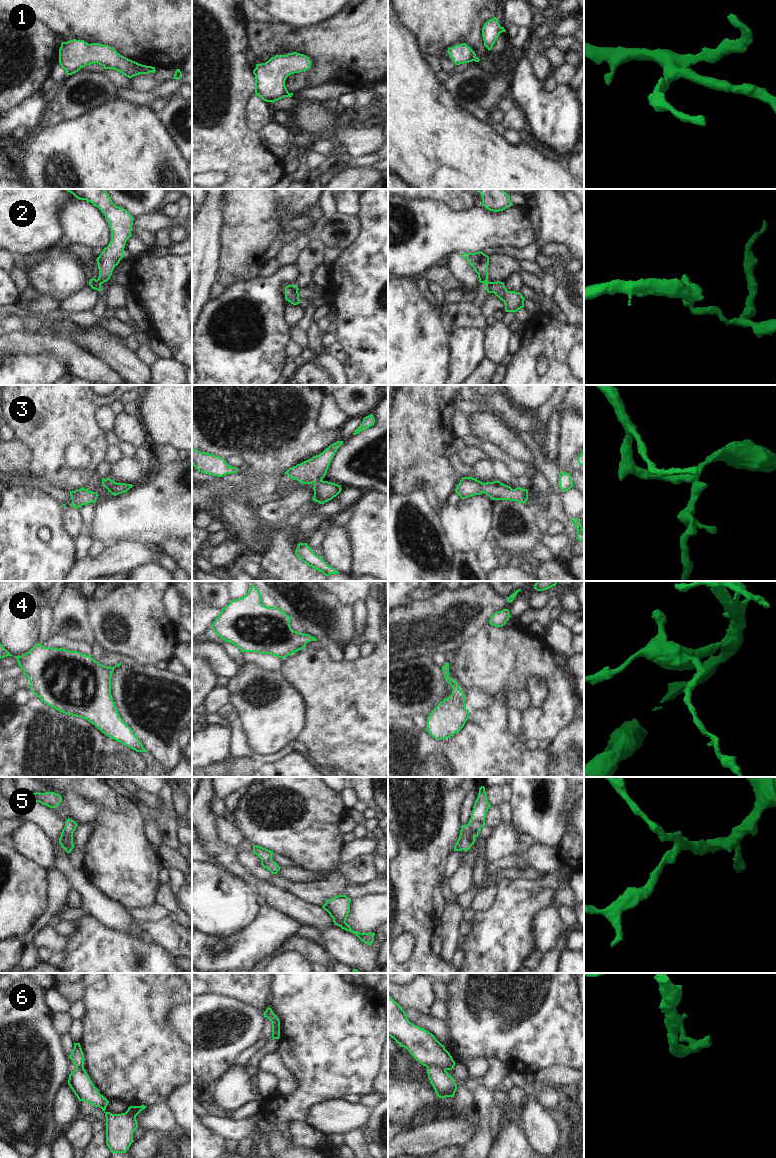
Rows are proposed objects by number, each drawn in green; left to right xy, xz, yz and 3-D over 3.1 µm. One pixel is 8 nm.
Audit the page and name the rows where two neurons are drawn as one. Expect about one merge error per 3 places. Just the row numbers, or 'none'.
2, 6

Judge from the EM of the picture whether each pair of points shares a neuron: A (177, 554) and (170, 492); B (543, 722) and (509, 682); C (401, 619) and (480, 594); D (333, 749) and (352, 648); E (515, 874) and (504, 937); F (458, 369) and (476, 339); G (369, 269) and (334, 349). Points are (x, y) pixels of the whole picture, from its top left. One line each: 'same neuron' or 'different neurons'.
A: different neurons
B: same neuron
C: same neuron
D: different neurons
E: different neurons
F: same neuron
G: different neurons

